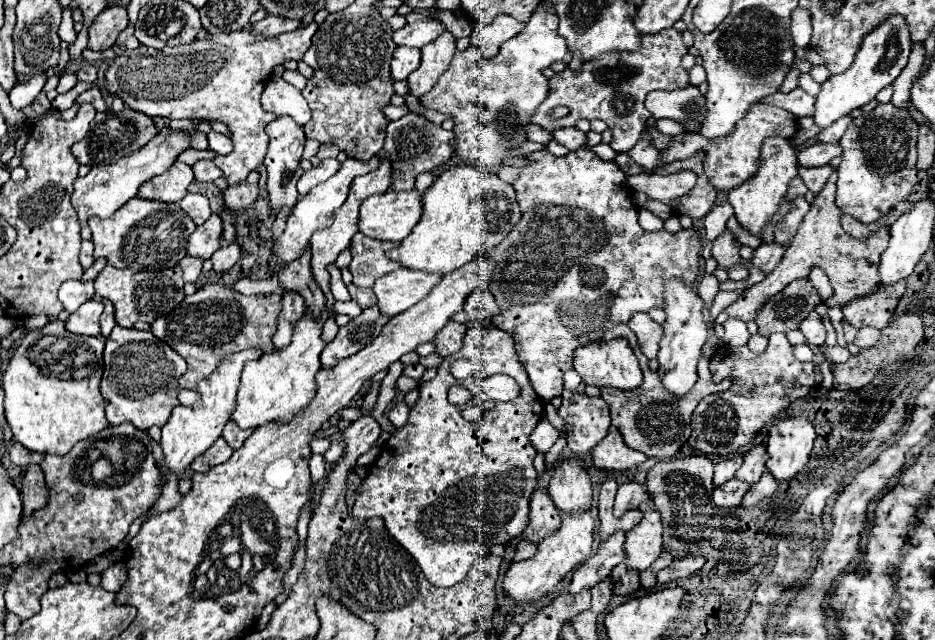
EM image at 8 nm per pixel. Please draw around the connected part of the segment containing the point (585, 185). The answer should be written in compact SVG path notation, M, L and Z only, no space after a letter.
M538 150L538 152L532 152L532 154L526 154L528 158L528 166L522 166L522 168L514 168L514 166L500 166L496 170L498 178L512 184L514 190L516 190L516 200L522 208L522 218L520 222L516 224L516 228L512 228L512 232L508 234L506 240L502 240L496 248L488 250L484 256L488 256L490 260L496 262L496 268L492 270L492 284L488 286L488 290L494 294L496 302L498 302L498 308L500 308L500 314L492 318L494 326L508 332L512 338L514 338L514 348L516 348L516 354L522 362L522 366L526 368L528 372L528 378L530 378L530 384L534 388L534 392L544 400L544 402L550 402L554 396L560 396L564 386L562 386L562 374L566 370L572 368L572 354L578 346L584 346L586 342L592 342L592 340L600 340L604 336L606 330L614 328L616 324L626 324L632 314L636 312L648 312L650 308L658 306L662 308L664 306L664 280L670 278L670 276L678 276L684 284L692 286L698 278L698 270L700 270L700 250L702 250L702 242L700 242L700 236L696 230L680 230L676 234L672 232L666 232L666 230L658 230L658 232L646 232L640 228L638 224L638 210L636 210L636 202L632 198L632 190L630 186L626 184L626 174L618 168L616 162L606 162L602 160L600 156L596 156L592 150L576 150L576 152L568 152L566 156L552 156L550 152L546 150Z

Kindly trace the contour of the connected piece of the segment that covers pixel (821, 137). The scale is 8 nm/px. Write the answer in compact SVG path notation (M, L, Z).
M842 116L840 120L836 120L836 124L824 128L824 132L818 132L814 138L818 142L838 142L842 138L842 134L844 134L844 128L848 128L850 122L852 122L850 116Z

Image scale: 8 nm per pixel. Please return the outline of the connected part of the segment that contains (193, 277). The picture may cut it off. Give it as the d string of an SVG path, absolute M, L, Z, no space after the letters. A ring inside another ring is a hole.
M186 256L184 260L180 260L180 268L182 268L182 280L188 284L188 282L196 282L198 280L198 274L202 270L202 264L204 260L200 258L192 258L192 256Z

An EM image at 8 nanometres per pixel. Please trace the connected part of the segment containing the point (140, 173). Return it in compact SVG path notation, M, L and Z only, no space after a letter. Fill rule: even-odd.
M162 126L158 130L158 136L154 136L144 148L132 152L130 156L120 158L118 162L110 166L96 166L92 168L84 178L78 178L74 182L74 194L72 194L72 206L78 210L80 224L86 224L90 216L110 218L120 206L124 206L130 198L136 196L140 186L150 180L156 174L166 172L176 158L190 148L190 130L178 130L174 132L170 126Z

